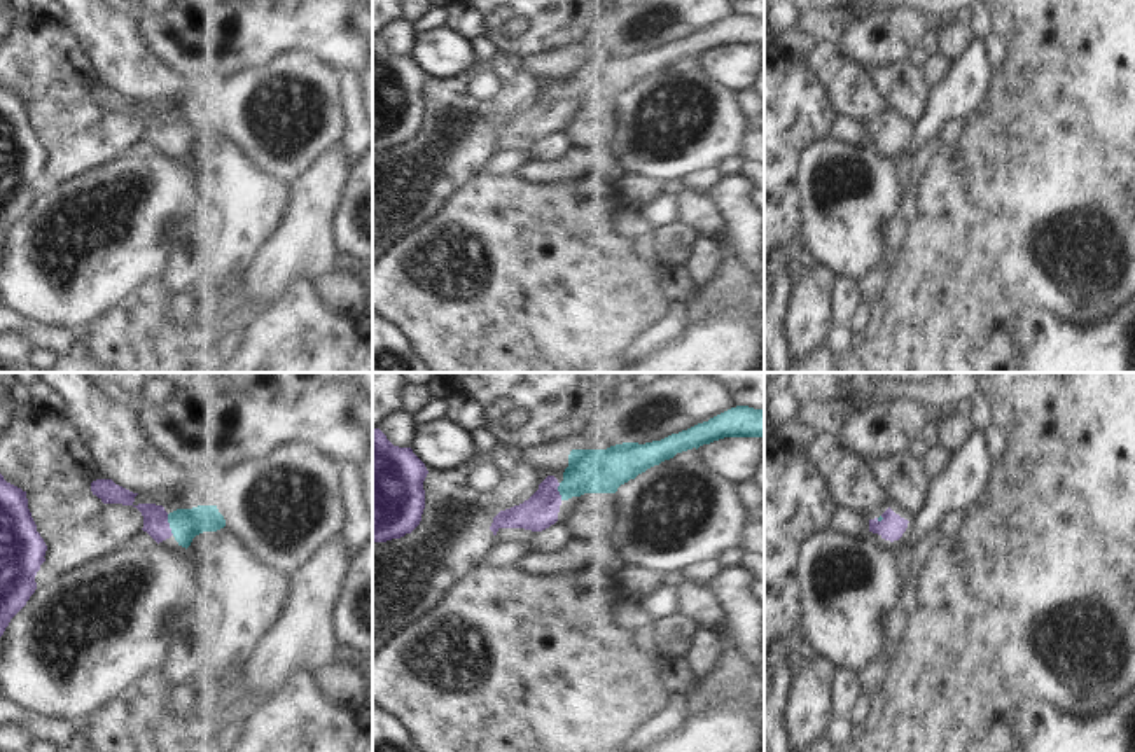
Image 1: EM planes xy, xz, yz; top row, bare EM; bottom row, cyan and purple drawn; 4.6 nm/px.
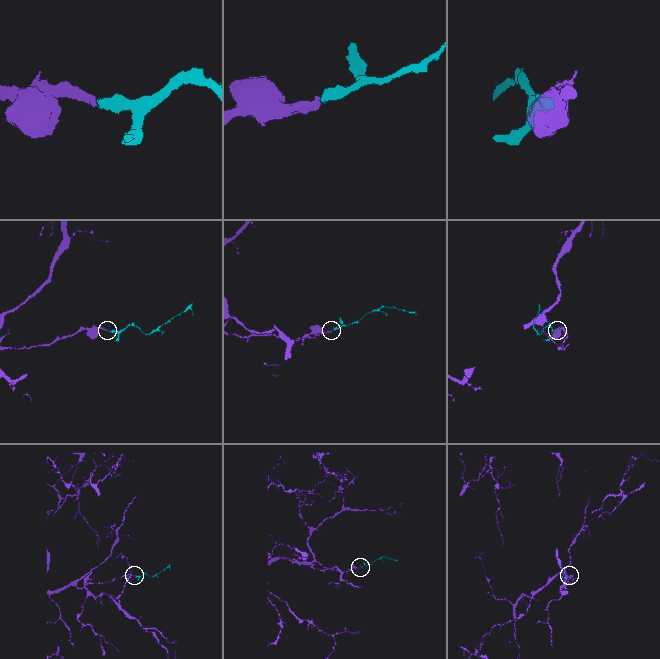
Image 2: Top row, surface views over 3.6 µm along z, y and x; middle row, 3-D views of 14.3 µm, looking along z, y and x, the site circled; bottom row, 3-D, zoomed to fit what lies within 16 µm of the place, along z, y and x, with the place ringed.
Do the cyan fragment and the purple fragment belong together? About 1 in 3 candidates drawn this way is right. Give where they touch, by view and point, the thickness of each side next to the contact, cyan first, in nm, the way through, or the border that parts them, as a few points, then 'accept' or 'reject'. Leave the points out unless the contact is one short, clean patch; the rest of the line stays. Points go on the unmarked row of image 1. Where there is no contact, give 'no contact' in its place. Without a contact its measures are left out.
meets cyan in xy at (170, 133); 140 nm thick on the cyan side, 110 nm on the other; runs through xy (186, 132), (170, 133), (156, 132); accept

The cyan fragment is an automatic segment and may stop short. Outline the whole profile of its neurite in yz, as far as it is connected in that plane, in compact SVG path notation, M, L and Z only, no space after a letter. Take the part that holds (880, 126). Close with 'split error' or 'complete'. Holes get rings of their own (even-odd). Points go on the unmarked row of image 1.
M890 115L874 128L869 128L869 140L878 142L885 149L899 149L908 136L908 128L895 122Z; split error

